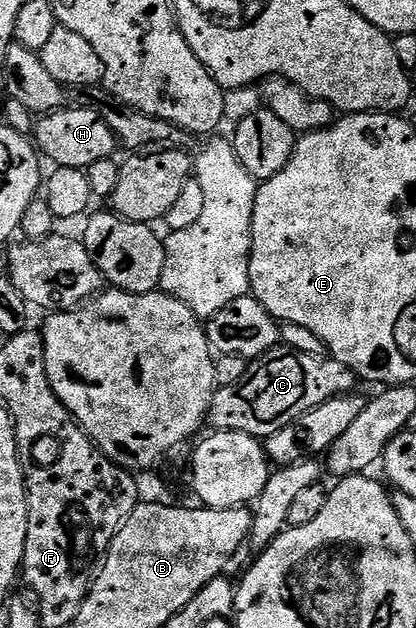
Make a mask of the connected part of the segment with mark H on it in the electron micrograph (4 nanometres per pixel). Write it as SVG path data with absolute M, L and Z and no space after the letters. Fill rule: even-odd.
M64 107L54 113L42 114L36 121L39 122L35 125L34 144L46 160L48 157L52 161L52 166L85 171L101 159L116 156L115 135L96 108Z

